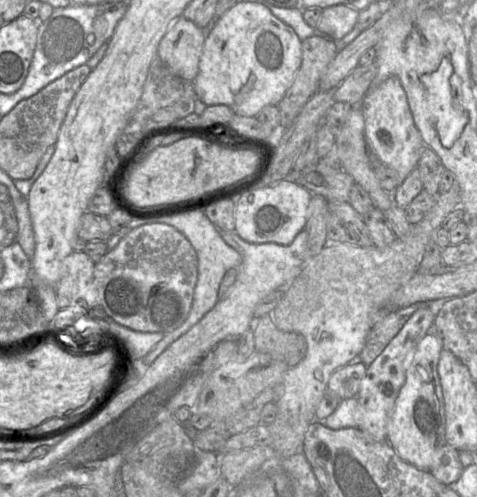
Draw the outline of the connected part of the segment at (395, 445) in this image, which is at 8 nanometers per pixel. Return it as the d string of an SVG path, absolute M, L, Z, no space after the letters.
M427 334L420 341L386 427L387 441L397 455L423 471L430 471L436 452L448 445L445 441L444 400L437 369L442 349L442 339L437 334Z

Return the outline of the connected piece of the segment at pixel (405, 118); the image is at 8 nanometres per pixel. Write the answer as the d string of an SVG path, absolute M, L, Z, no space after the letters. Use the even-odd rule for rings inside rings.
M391 76L377 87L370 88L361 101L361 110L365 119L365 139L371 156L396 170L401 184L418 167L425 145L400 79Z

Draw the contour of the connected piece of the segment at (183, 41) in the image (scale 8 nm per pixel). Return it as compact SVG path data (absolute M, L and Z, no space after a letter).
M180 16L162 37L157 55L175 75L193 82L198 74L205 38L206 29Z

